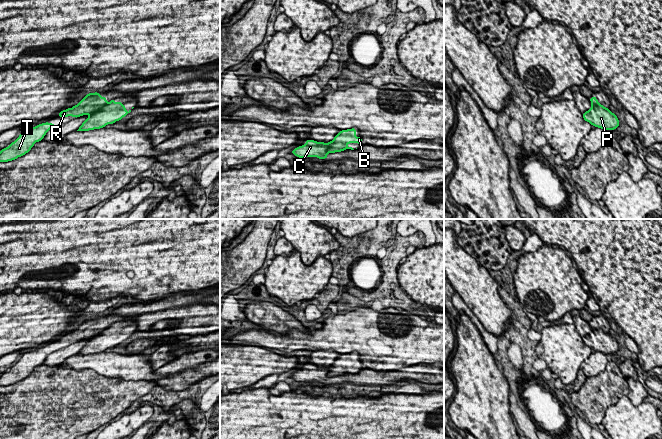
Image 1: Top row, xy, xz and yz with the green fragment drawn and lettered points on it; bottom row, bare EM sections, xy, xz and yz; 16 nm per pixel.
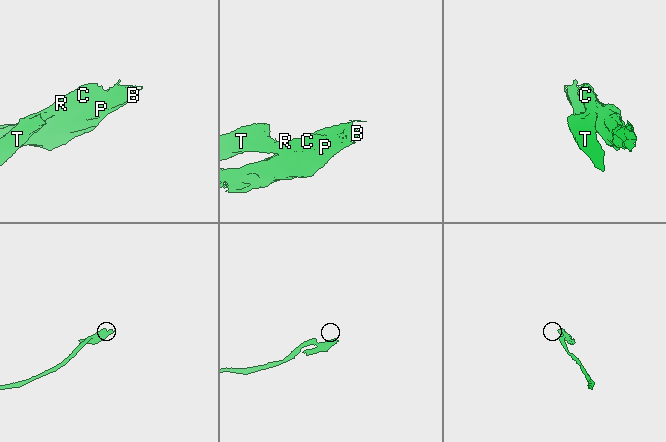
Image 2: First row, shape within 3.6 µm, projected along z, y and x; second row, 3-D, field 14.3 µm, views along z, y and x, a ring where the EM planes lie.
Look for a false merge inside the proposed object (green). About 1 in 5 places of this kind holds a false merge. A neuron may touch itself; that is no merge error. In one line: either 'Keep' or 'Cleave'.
Cleave

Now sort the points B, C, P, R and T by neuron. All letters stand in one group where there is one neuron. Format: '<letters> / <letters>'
B P / C R T

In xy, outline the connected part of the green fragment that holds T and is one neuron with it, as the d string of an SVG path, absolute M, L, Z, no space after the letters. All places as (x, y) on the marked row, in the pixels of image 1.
M42 123L35 127L22 129L19 137L0 151L0 162L8 162L28 153L36 142L44 139L46 133L54 128L53 123Z

